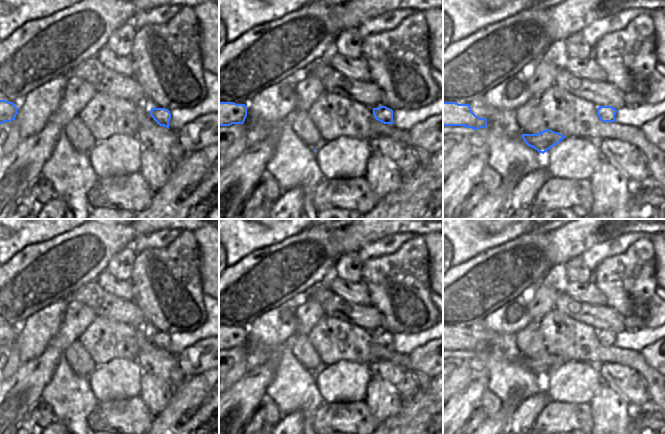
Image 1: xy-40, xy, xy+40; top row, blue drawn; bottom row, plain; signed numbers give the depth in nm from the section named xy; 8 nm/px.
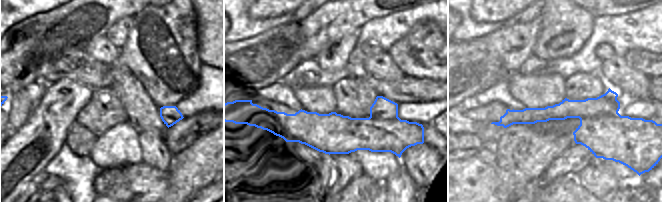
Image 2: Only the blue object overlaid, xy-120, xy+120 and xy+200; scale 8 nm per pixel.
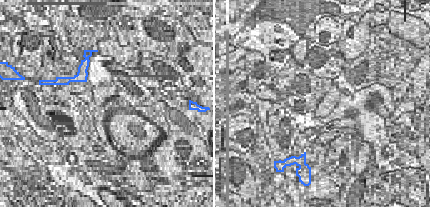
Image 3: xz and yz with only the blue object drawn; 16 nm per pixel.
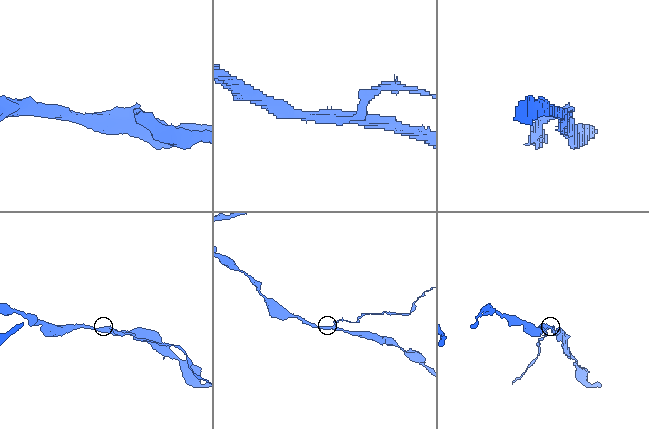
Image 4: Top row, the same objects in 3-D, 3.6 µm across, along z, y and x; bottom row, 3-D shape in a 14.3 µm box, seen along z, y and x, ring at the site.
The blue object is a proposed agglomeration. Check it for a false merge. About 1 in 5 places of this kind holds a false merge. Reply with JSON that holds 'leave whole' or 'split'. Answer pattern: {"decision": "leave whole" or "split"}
{"decision": "leave whole"}

